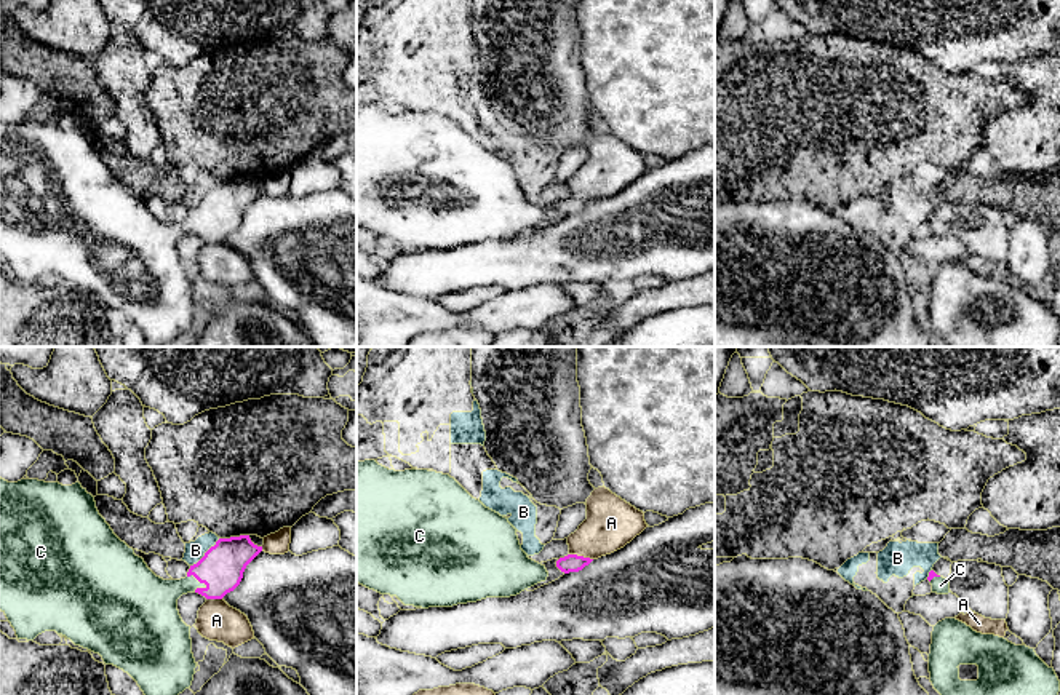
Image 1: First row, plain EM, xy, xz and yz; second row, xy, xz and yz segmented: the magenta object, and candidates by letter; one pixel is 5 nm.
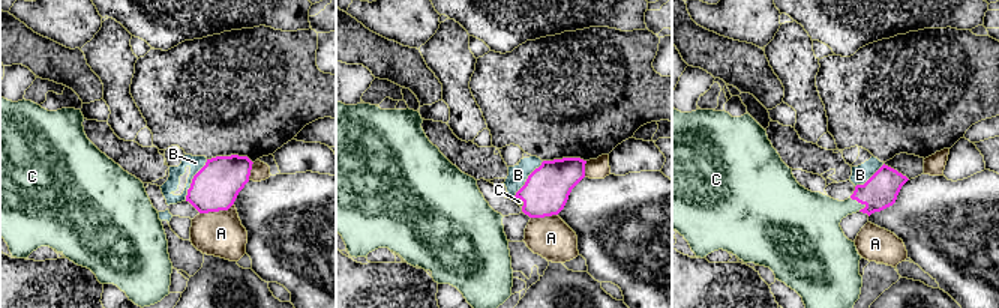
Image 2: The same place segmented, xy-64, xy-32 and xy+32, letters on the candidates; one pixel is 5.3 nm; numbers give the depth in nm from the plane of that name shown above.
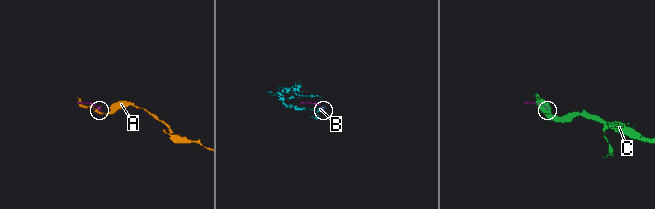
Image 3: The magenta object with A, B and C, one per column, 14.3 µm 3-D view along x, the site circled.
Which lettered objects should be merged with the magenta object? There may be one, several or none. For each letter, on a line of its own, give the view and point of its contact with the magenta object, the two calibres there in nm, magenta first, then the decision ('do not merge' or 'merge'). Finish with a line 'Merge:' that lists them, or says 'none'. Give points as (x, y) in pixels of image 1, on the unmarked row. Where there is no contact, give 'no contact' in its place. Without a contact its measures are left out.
A: contact xz (581, 198); calibres 90 and 260 nm; do not merge
B: contact xy (205, 195); calibres 220 and 100 nm; do not merge
C: contact xy (197, 221); calibres 220 and 240 nm; merge
Merge: C

